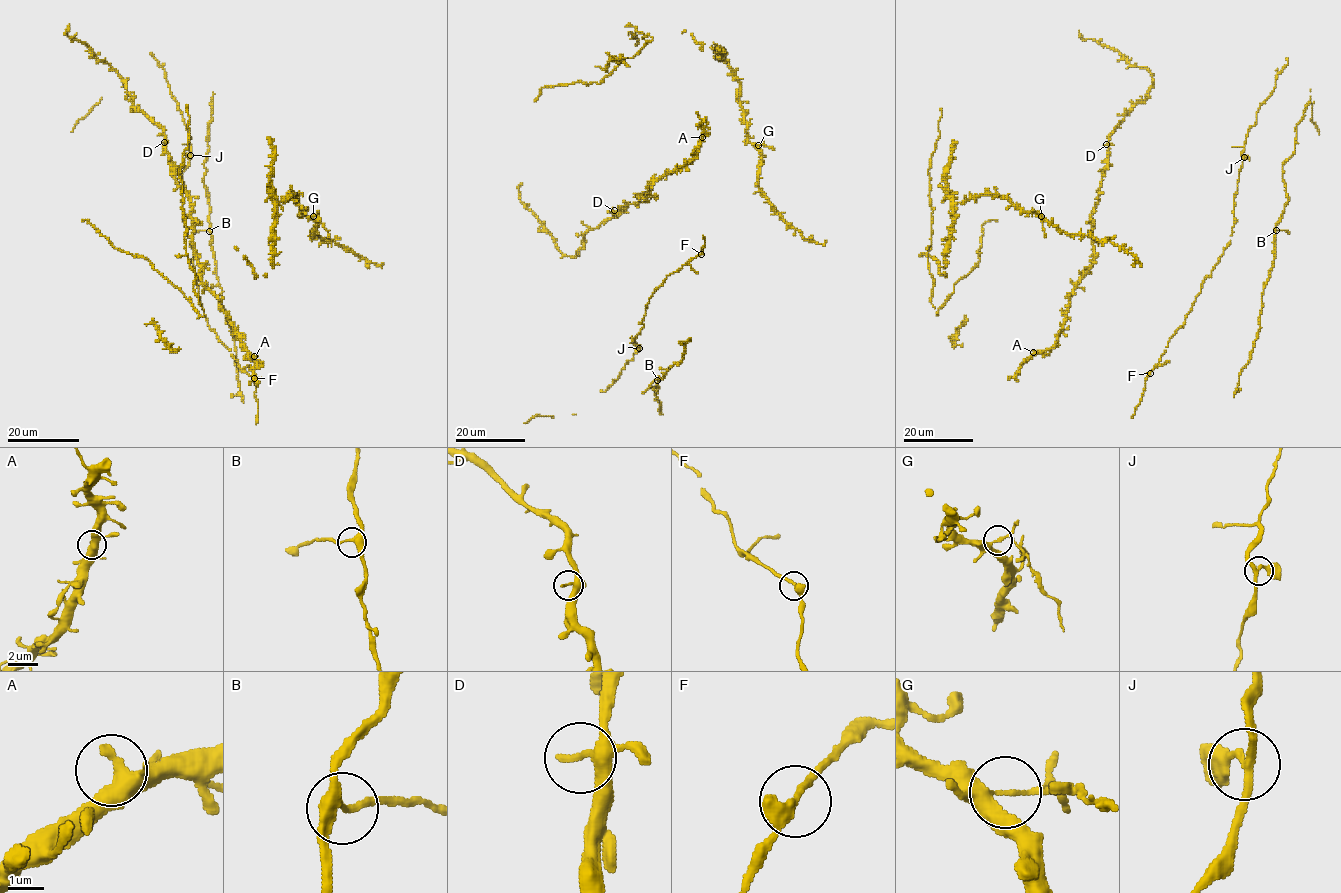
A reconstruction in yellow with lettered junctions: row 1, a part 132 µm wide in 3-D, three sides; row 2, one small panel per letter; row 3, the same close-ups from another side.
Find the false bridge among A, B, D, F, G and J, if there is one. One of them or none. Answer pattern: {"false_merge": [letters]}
{"false_merge": ["G"]}

